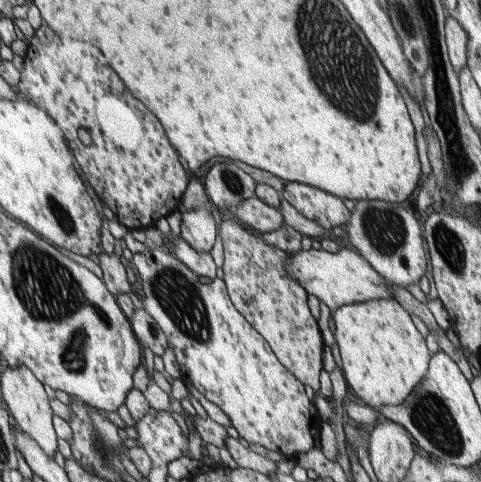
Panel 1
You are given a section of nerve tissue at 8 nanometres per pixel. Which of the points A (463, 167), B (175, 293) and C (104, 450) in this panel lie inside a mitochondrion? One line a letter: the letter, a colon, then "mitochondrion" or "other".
A: mitochondrion
B: mitochondrion
C: mitochondrion

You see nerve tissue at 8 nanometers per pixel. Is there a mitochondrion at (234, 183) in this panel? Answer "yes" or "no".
yes

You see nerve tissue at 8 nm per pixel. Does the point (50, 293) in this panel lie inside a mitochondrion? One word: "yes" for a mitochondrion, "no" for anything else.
yes

